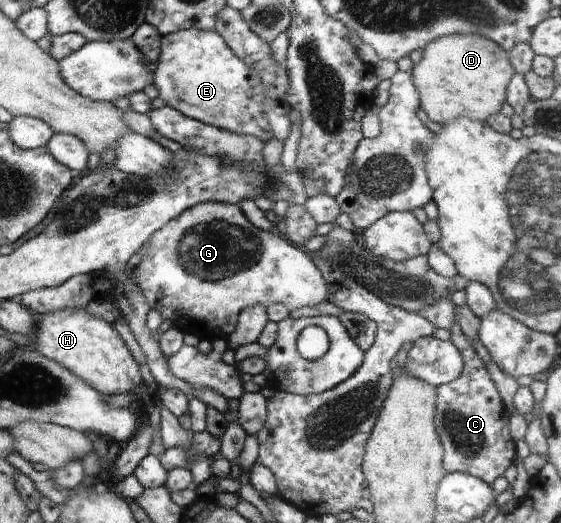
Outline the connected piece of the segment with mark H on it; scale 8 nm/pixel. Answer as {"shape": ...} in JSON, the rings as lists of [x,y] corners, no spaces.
{"shape":[[[79,309],[75,313],[58,311],[38,316],[35,331],[38,336],[38,351],[91,384],[106,398],[110,395],[139,392],[143,380],[139,364],[130,354],[120,334],[104,319],[90,316],[85,309]]]}

